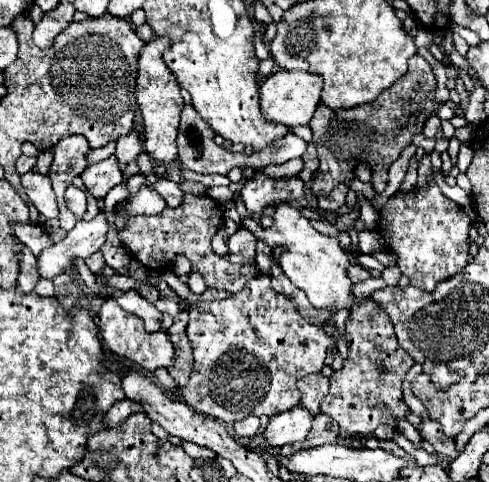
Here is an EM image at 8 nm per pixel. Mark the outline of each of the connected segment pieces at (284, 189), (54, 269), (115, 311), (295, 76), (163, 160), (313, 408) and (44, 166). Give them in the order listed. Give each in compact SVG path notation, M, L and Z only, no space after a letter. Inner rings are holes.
M258 170L252 180L246 180L240 190L240 196L242 196L248 212L258 218L264 214L266 206L274 206L274 204L282 204L282 202L292 204L302 194L304 194L304 190L302 190L302 182L298 180L298 176L272 180L262 170Z
M98 214L90 222L76 222L76 226L66 234L60 244L54 244L38 254L38 274L40 278L56 278L66 272L76 258L88 258L102 248L106 242L108 224L104 214Z
M108 298L100 312L100 334L102 334L102 342L108 346L110 352L114 352L120 358L126 358L138 366L142 366L144 370L156 370L156 368L168 368L174 362L174 348L172 342L168 338L168 332L146 332L142 318L122 310L118 306L118 302L114 298Z
M280 70L270 74L260 86L260 112L270 124L284 124L288 128L304 126L310 122L322 92L322 80L316 74L296 72L296 70Z
M158 36L150 40L138 58L138 78L136 78L136 100L144 118L144 136L146 136L146 154L154 158L160 164L168 164L176 160L176 134L178 134L178 122L180 112L184 108L184 98L180 94L180 86L172 74L172 70L166 66L162 54L166 48L170 48L172 40L166 36Z
M308 374L298 380L298 390L302 394L300 404L304 404L312 414L320 412L320 402L328 394L328 378L322 374Z
M43 150L40 151L37 155L36 165L34 170L39 172L42 175L47 175L50 170L50 166L53 161L53 152L52 150Z

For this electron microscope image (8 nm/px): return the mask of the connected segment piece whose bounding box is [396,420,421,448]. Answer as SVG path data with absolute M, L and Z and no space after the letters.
M405 420L397 421L396 429L408 438L416 448L421 446L421 437L415 427Z

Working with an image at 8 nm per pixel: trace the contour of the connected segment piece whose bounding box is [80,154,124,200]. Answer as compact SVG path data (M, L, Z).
M112 154L110 158L106 158L104 162L98 162L96 166L88 166L82 172L82 182L88 188L88 192L96 198L96 200L104 200L104 196L108 194L110 188L114 188L116 184L122 182L122 170L118 166L116 156Z

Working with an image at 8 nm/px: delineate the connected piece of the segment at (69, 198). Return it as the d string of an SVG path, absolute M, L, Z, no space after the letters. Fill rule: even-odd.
M68 186L66 190L66 206L72 210L72 214L76 218L82 218L82 214L86 212L86 196L80 188L76 186Z

